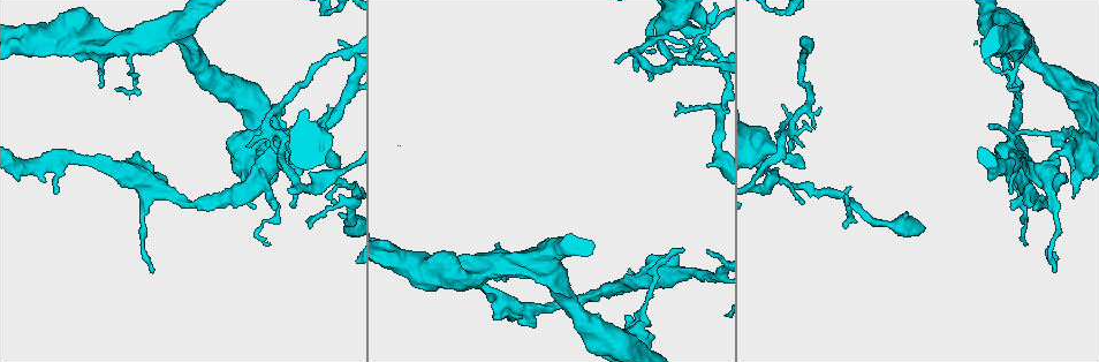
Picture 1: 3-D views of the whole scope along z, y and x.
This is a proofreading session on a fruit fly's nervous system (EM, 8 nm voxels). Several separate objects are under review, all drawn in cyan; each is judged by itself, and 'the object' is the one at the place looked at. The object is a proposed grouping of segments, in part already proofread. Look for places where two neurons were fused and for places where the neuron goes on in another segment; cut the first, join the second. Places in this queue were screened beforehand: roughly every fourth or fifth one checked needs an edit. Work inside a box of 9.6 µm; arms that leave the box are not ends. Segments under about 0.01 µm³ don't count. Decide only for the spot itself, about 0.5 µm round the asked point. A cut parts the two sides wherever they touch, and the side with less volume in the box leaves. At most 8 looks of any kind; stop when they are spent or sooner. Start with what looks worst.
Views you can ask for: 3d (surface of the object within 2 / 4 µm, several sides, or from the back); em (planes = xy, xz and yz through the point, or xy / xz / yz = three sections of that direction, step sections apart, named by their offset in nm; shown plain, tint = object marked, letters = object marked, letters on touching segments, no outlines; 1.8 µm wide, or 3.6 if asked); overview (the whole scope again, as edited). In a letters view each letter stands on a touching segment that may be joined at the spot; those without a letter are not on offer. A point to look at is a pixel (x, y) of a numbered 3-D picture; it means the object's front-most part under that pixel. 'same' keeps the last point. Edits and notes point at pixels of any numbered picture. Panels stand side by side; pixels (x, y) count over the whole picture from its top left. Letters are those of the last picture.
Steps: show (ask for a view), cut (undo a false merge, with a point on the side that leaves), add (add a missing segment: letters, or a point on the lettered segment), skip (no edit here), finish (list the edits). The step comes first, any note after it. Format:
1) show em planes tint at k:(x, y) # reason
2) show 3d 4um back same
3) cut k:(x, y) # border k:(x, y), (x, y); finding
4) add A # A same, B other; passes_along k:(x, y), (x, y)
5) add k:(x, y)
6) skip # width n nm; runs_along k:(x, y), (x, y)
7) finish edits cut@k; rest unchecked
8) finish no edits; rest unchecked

show em xy step 8 tint at 1:(701, 30) # calibre changes

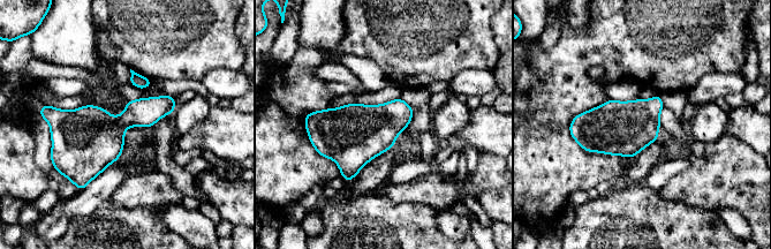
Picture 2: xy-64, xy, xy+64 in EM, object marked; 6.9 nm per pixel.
show em xz step 16 letters same # cut it another way

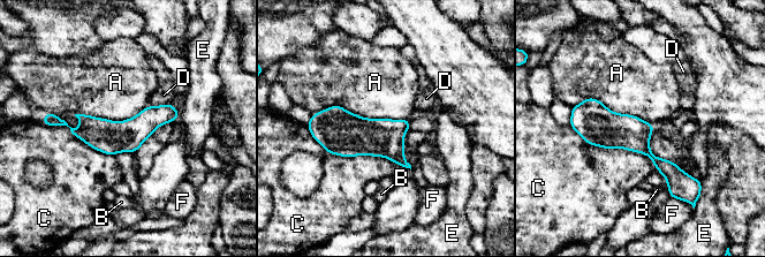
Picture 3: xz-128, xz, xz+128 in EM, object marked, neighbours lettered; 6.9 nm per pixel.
skip # A other, B other, C other, D other, E other, F other; border 3:(326, 107), (409, 119); one neuron here

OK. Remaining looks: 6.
show 3d 2um at 1:(709, 252) # branch stops here

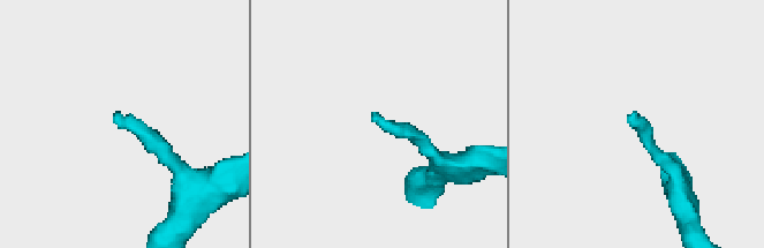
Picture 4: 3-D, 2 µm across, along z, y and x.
show em planes letters at 4:(374, 115)

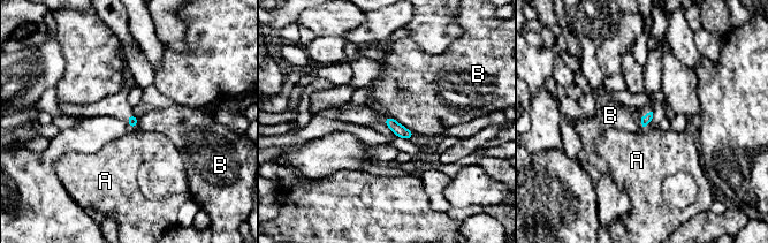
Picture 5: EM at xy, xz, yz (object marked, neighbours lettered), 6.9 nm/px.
skip # longest_contact B 240 nm; A other, B other; border 5:(388, 114), (415, 134); none of them fits

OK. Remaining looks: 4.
show em 3.6um yz step 4 tint at 1:(287, 152) # sharp bend

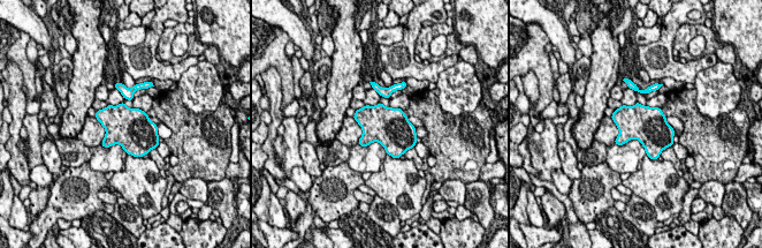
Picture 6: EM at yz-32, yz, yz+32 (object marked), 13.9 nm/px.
show em 3.6um planes letters same

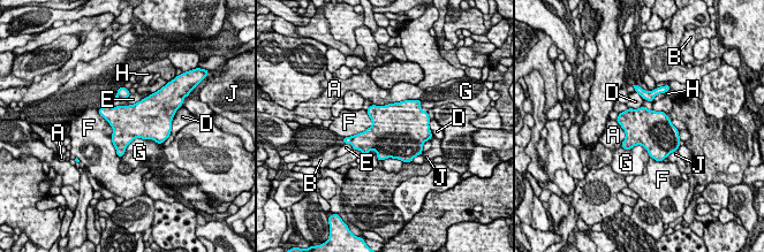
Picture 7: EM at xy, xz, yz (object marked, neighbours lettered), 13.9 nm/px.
cut 7:(369, 139) # width 480 nm; A other, B other, D other, E other, F other, G other, H other, J other; border 7:(352, 137), (349, 142); two neurons meet here

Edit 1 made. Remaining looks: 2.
finish edits cut@7; rest unchecked

